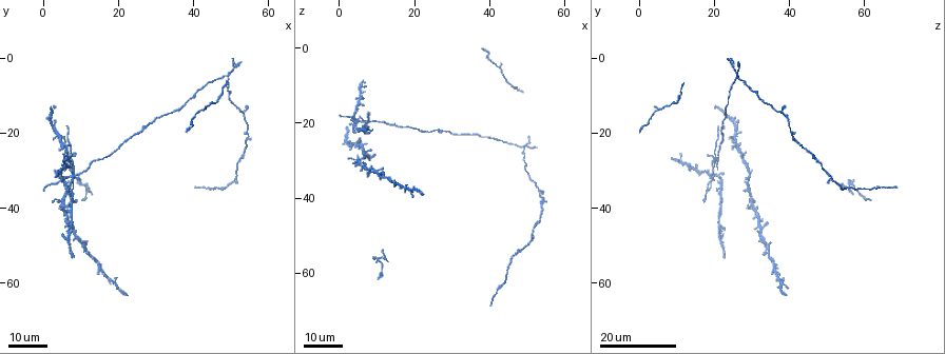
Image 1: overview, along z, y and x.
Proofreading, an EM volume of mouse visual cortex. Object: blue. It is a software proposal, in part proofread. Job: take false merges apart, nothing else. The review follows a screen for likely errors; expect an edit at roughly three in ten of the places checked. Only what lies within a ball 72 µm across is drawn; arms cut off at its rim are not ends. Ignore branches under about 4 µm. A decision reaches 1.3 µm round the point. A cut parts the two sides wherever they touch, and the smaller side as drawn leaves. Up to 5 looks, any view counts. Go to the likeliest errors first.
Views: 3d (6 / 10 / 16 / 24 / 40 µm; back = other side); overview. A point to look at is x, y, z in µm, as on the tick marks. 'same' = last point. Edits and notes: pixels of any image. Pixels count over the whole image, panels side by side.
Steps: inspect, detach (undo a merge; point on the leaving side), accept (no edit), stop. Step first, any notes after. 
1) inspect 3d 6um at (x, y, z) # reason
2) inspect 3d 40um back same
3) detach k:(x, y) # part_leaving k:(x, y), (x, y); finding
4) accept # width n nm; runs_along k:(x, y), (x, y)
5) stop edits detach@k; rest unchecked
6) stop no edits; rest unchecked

inspect 3d 16um at (10.5, 34.0, 56.5) # abrupt turn

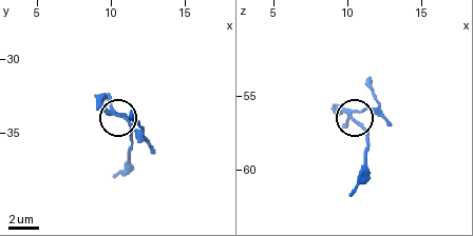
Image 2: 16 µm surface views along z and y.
inspect 3d 6um at (10.4, 33.8, 56.4)

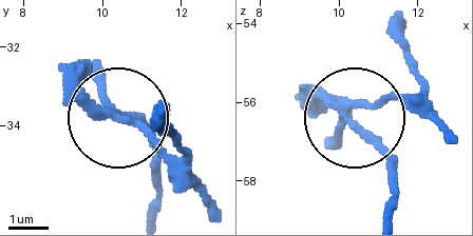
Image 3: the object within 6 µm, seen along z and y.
detach 3:(103, 70) # width 220 nm; two neurons meet here

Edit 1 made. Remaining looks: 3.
inspect overview

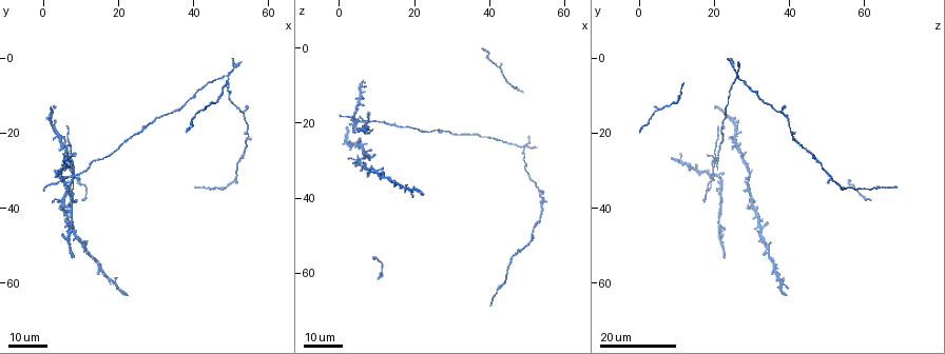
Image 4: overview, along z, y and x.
inspect 3d 24um at (49.5, 4.5, 26.5)

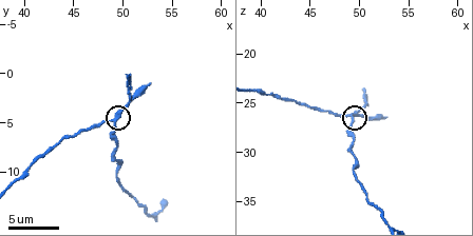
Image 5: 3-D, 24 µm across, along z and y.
inspect 3d 6um at (49.0, 5.0, 26.4) # zoom in

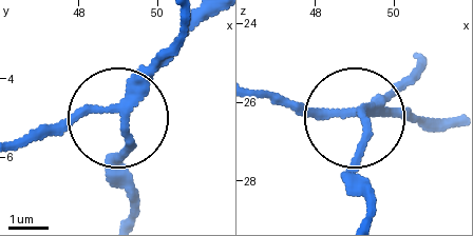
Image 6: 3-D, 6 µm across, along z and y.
detach 6:(176, 54) # width 220 nm; part_leaving 6:(134, 100), (124, 168), (134, 218); two neurons meet here

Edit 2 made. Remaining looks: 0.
stop edits detach@3, detach@6; rest unchecked

